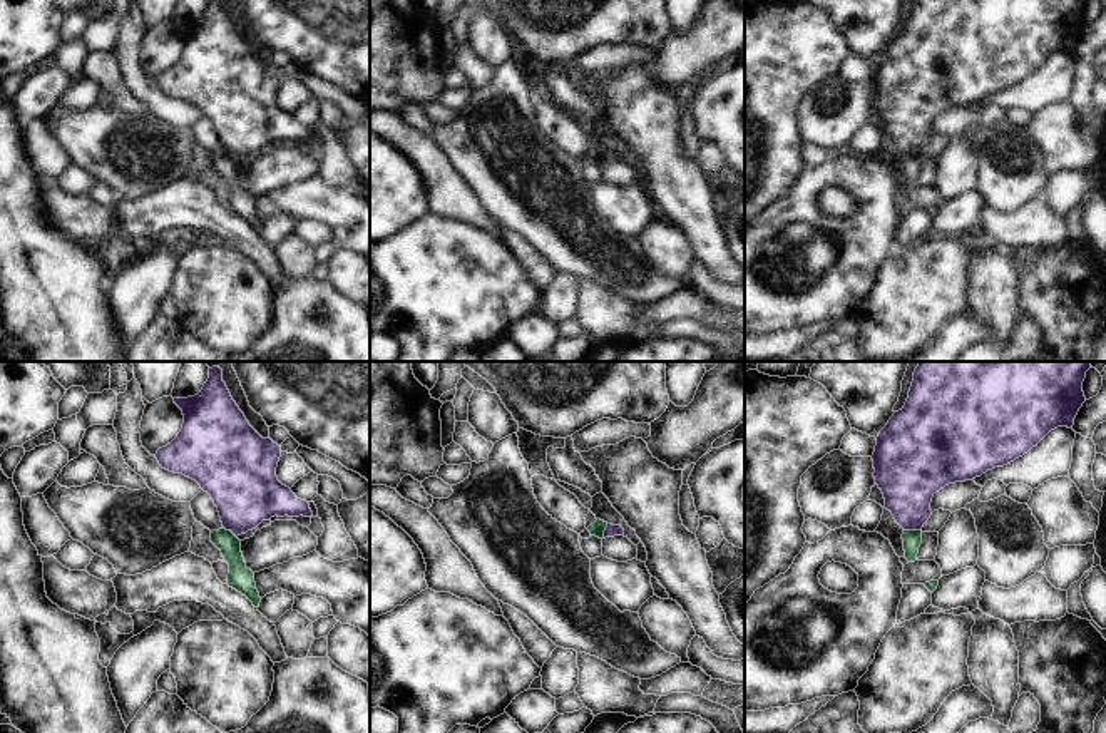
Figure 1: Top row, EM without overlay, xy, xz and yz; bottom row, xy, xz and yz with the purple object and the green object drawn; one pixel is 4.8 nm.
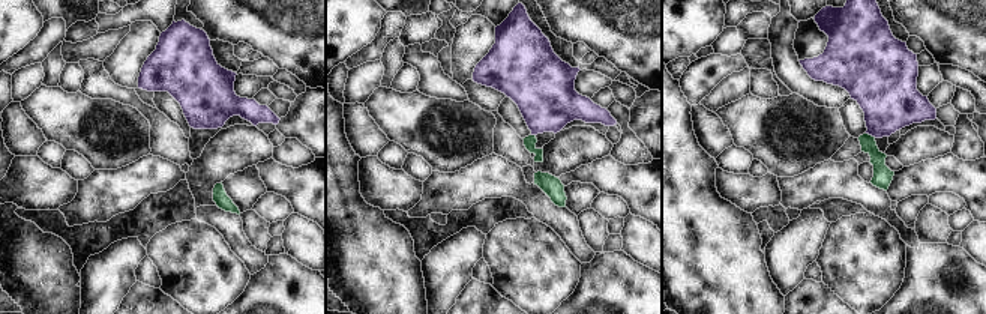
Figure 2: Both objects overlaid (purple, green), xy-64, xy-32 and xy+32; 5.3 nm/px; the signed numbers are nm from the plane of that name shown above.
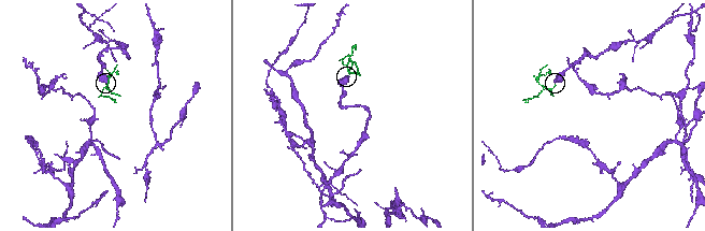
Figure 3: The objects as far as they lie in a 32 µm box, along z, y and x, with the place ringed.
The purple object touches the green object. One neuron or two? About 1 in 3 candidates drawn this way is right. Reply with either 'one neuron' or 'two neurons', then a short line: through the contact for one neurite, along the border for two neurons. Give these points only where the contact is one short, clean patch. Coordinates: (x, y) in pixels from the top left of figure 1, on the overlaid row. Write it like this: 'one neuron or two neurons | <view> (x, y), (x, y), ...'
two neurons | yz (904, 529), (921, 531)

